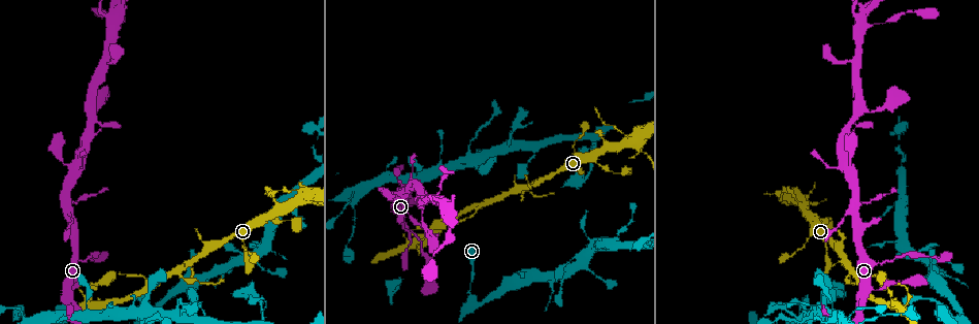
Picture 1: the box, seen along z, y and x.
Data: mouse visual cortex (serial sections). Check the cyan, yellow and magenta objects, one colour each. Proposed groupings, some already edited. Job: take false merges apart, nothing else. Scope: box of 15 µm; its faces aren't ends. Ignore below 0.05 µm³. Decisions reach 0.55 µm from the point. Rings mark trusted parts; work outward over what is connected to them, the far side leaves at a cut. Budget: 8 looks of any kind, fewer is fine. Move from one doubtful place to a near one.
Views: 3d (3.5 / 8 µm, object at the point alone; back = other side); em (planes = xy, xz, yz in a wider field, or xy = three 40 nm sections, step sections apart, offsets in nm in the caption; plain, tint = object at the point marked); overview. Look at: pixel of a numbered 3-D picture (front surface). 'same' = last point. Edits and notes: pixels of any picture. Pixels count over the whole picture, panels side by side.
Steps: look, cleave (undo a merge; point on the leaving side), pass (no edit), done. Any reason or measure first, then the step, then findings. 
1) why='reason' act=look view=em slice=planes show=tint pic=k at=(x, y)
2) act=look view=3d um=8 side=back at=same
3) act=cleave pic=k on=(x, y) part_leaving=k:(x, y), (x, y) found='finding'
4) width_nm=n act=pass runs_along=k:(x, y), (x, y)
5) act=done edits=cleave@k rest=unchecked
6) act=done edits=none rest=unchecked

act=look view=3d um=3.5 pic=1 at=(931, 257)

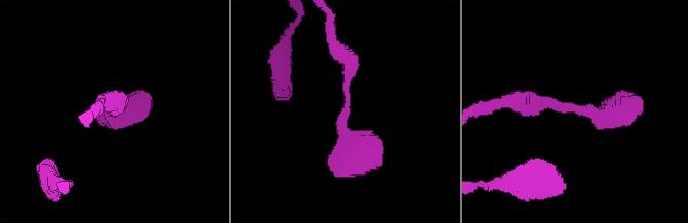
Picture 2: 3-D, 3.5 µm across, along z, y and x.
act=look view=em slice=xy step=1 show=tint pic=2 at=(581, 108)

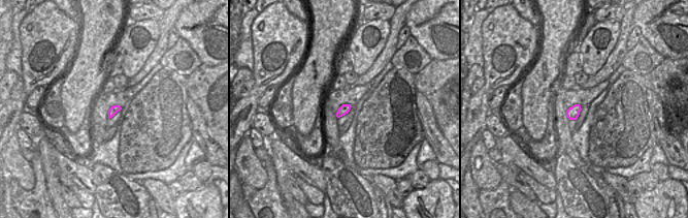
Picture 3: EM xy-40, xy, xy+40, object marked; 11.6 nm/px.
act=pass runs_along=2:(340, 52), (344, 134), (366, 168) found='continuous, no second cell'

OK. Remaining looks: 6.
why='narrows sharply' act=look view=3d um=3.5 pic=1 at=(871, 290)

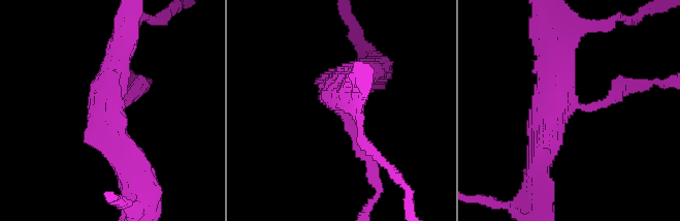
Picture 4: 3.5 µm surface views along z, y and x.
arm_widths_nm=250,400 act=look view=em slice=xy step=1 show=tint pic=4 at=(346, 121)

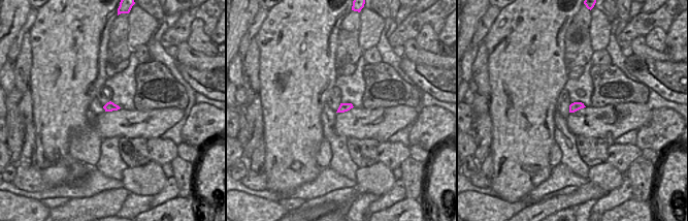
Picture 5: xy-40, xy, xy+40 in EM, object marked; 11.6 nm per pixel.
act=look view=em slice=xy step=2 show=tint at=same

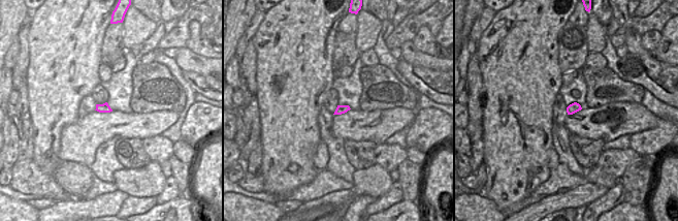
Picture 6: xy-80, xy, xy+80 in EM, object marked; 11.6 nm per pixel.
act=pass runs_along=4:(347, 89), (336, 104), (371, 172) found='one cell here'

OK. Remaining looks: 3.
why='a narrow waist' act=look view=3d um=3.5 pic=1 at=(576, 264)

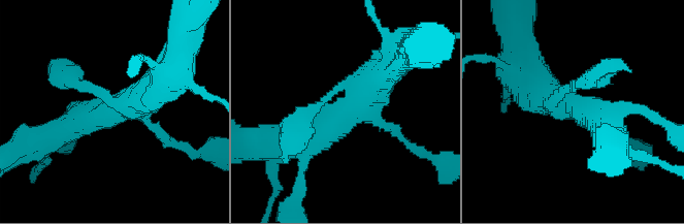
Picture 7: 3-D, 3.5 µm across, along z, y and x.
arms=4 arm_widths_nm=150,200,400,500 act=look view=em slice=xy step=1 show=plain pic=7 at=(118, 109)

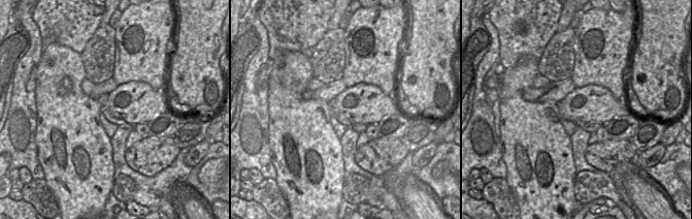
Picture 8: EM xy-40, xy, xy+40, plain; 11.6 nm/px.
act=look view=em slice=xy step=1 show=tint at=same

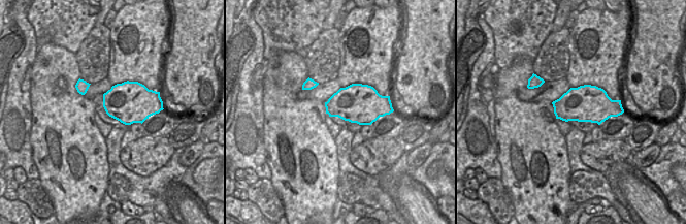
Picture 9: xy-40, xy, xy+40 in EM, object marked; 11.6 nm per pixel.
act=pass runs_along=7:(297, 141), (345, 113), (395, 59) found='continuous, no second cell'

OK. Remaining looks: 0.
act=done edits=none rest=unchecked

